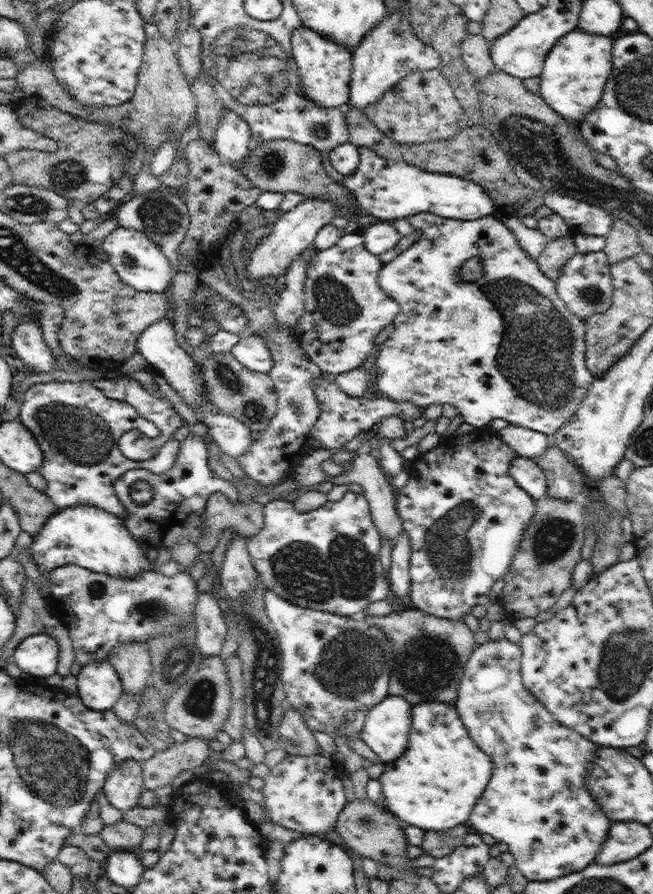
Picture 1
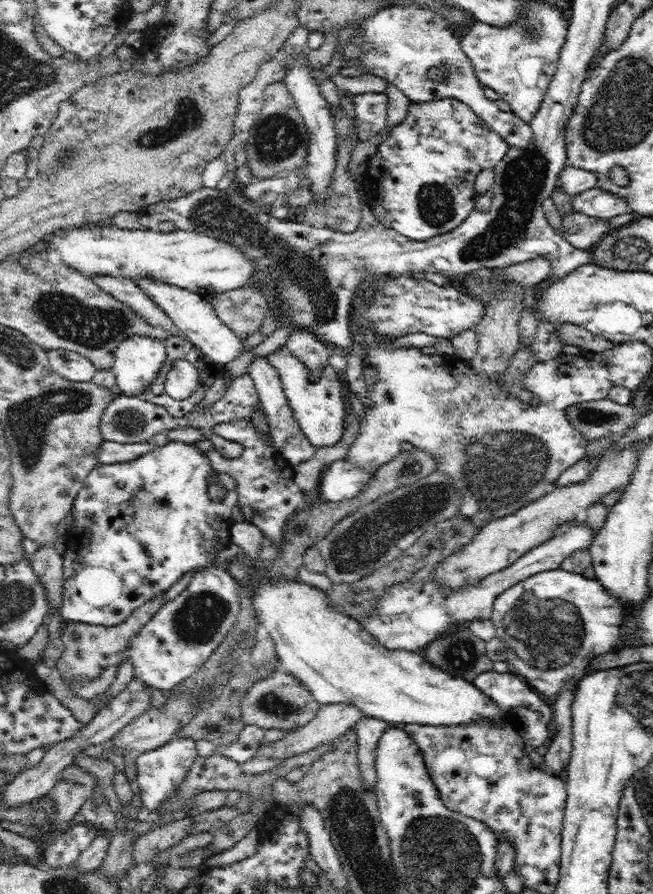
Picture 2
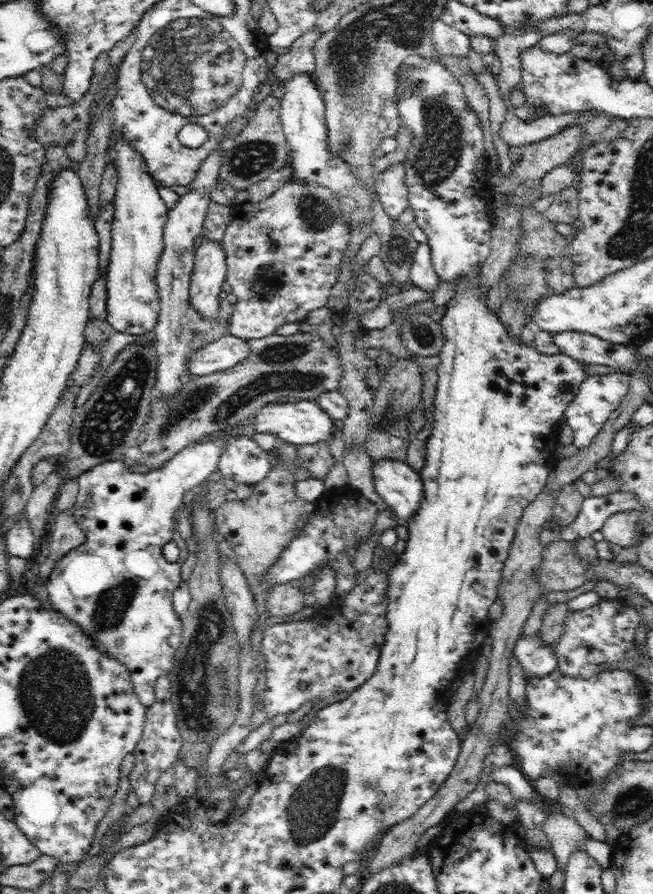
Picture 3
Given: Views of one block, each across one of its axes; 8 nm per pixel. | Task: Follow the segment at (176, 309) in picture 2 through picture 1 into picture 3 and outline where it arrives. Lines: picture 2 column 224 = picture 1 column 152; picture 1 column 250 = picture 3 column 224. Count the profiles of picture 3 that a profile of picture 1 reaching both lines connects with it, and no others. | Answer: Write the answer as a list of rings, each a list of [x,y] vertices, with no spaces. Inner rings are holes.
[[[299,399],[298,402],[287,402],[278,403],[278,401],[268,402],[264,404],[262,408],[254,416],[248,416],[246,420],[240,420],[236,426],[226,428],[226,430],[220,431],[220,438],[214,438],[214,440],[199,440],[194,443],[190,443],[186,448],[183,448],[178,454],[175,454],[170,460],[167,460],[161,467],[154,470],[149,470],[146,473],[136,473],[128,470],[129,462],[127,460],[115,460],[104,464],[99,464],[93,466],[90,470],[86,471],[84,474],[78,476],[78,486],[79,491],[77,494],[77,502],[74,507],[74,518],[77,520],[79,527],[84,531],[86,538],[80,546],[73,548],[68,552],[68,554],[62,557],[62,560],[58,560],[56,566],[52,570],[52,574],[48,577],[46,581],[46,586],[49,594],[49,599],[51,600],[51,606],[55,608],[62,616],[65,616],[68,620],[71,620],[76,626],[79,626],[86,636],[89,636],[94,642],[95,647],[100,650],[104,650],[108,656],[119,660],[130,673],[130,680],[132,683],[132,688],[140,700],[140,703],[148,708],[155,701],[155,684],[159,679],[159,676],[168,675],[170,669],[172,668],[176,651],[179,649],[181,644],[182,636],[182,621],[179,614],[173,607],[172,594],[183,578],[181,577],[182,563],[187,559],[189,555],[188,548],[186,547],[186,541],[182,539],[178,528],[176,527],[176,521],[174,521],[174,516],[179,512],[180,505],[183,504],[182,496],[187,490],[196,489],[204,480],[207,480],[210,474],[214,472],[217,468],[219,458],[221,457],[222,450],[225,444],[232,437],[239,437],[240,435],[246,435],[256,432],[267,432],[276,436],[277,439],[296,444],[316,444],[316,442],[330,441],[333,436],[333,431],[335,430],[337,422],[330,417],[330,415],[324,413],[322,407],[318,407],[315,399]],[[173,540],[177,543],[180,549],[179,557],[175,562],[168,562],[164,555],[162,554],[162,548],[165,544],[168,544]]]

